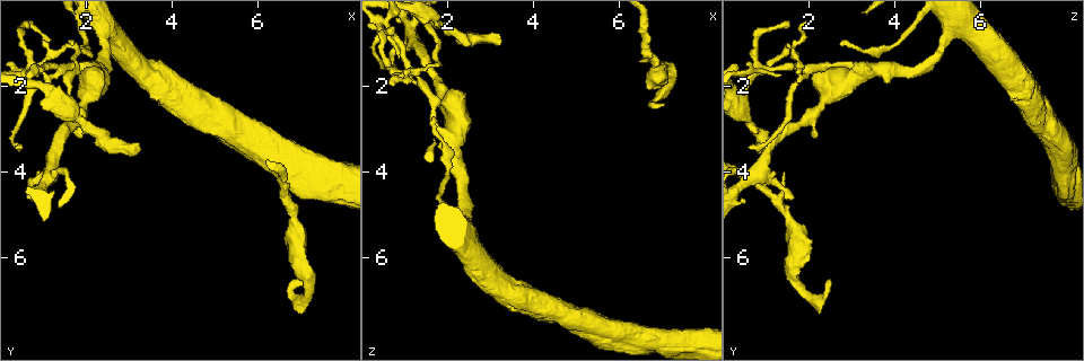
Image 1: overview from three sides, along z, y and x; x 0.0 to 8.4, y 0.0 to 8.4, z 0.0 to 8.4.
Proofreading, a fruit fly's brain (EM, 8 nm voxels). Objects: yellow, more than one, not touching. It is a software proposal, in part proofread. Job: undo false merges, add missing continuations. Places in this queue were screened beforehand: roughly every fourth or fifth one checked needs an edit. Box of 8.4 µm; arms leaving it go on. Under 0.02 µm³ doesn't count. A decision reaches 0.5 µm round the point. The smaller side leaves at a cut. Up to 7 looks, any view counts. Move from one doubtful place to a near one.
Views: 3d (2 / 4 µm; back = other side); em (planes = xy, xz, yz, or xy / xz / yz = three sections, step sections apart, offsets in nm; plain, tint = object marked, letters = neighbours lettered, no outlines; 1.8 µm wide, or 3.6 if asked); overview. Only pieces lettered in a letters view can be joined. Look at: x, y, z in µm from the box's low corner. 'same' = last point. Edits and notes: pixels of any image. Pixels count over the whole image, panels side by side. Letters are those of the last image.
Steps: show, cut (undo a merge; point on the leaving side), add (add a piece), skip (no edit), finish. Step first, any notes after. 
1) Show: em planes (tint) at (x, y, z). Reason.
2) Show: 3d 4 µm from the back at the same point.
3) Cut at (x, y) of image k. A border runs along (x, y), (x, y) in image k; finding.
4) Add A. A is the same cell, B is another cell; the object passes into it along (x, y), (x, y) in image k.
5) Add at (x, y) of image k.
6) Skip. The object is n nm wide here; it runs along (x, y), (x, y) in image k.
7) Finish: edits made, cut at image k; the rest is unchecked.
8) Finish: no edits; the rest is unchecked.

Show: 3d 4 µm at (2.10, 1.65, 3.65). Touches itself.

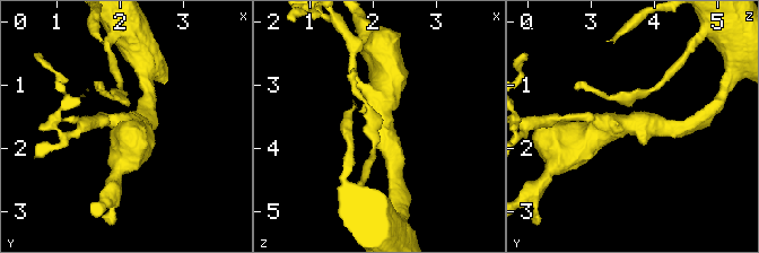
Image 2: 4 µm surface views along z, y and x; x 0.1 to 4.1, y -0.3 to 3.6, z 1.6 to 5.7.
Show: em 3.6 µm planes (letters) at (2.15, 1.70, 3.65). Now the EM.

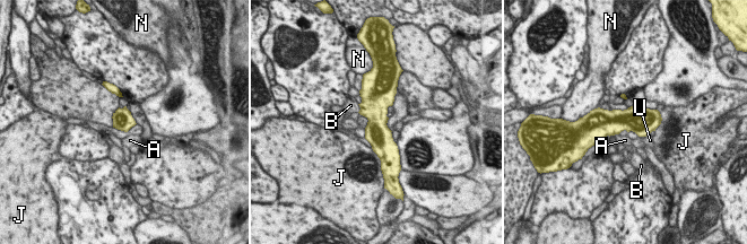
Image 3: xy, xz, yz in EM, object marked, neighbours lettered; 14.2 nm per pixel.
Skip. A, B, J, N and U are other cells; a border runs along (628, 131), (649, 134) in image 3; all the same neuron.

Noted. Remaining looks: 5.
Show: 3d 4 µm at (3.25, 3.50, 1.05). An open end.

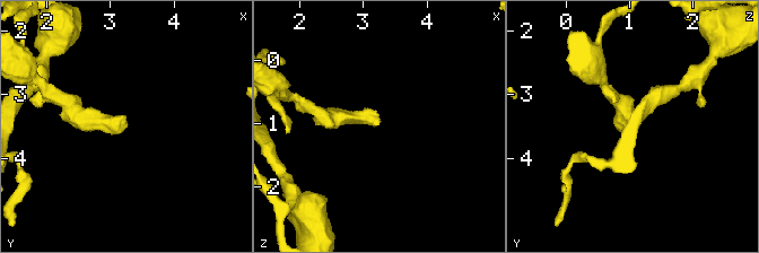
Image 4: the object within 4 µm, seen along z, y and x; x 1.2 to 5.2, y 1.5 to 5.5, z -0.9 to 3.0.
Show: em xz step 16 (tint) at (3.25, 3.50, 1.05).

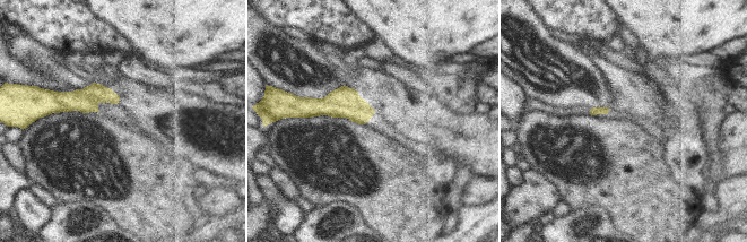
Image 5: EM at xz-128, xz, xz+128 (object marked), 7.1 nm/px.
Show: em planes (letters) at the same point.

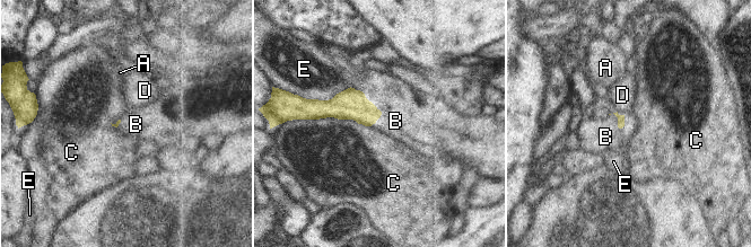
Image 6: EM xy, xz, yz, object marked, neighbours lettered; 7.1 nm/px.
Add B. B is the same cell, A, C, D and E are other cells; the object passes into it along (350, 104), (373, 104), (395, 121) in image 6; the neuron continues.

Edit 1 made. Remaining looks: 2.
Show: em xz step 4 (tint) at (7.05, 6.95, 2.10). Abrupt turn.

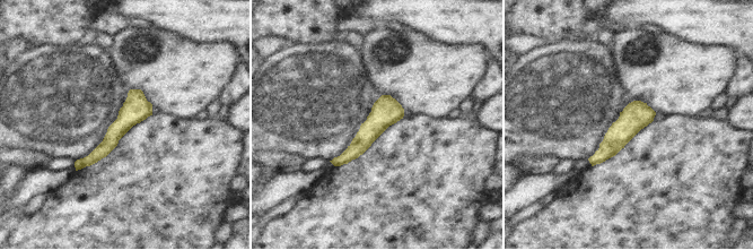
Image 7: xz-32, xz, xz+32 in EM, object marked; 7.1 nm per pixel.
Show: em planes (letters) at the same point. Cut it another way.

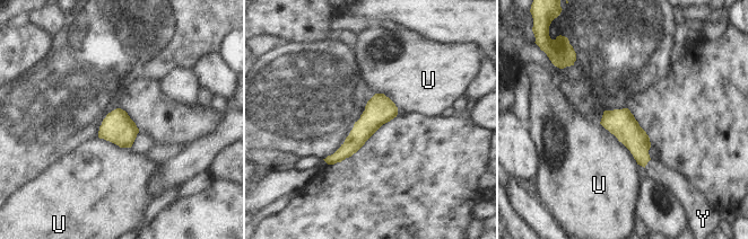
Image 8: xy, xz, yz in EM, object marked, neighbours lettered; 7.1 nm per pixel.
Add Y. Y is the same cell, U is another cell; the neuron continues.

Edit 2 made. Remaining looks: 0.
Finish: edits made, add at image 6, add at image 8; the rest is unchecked.

